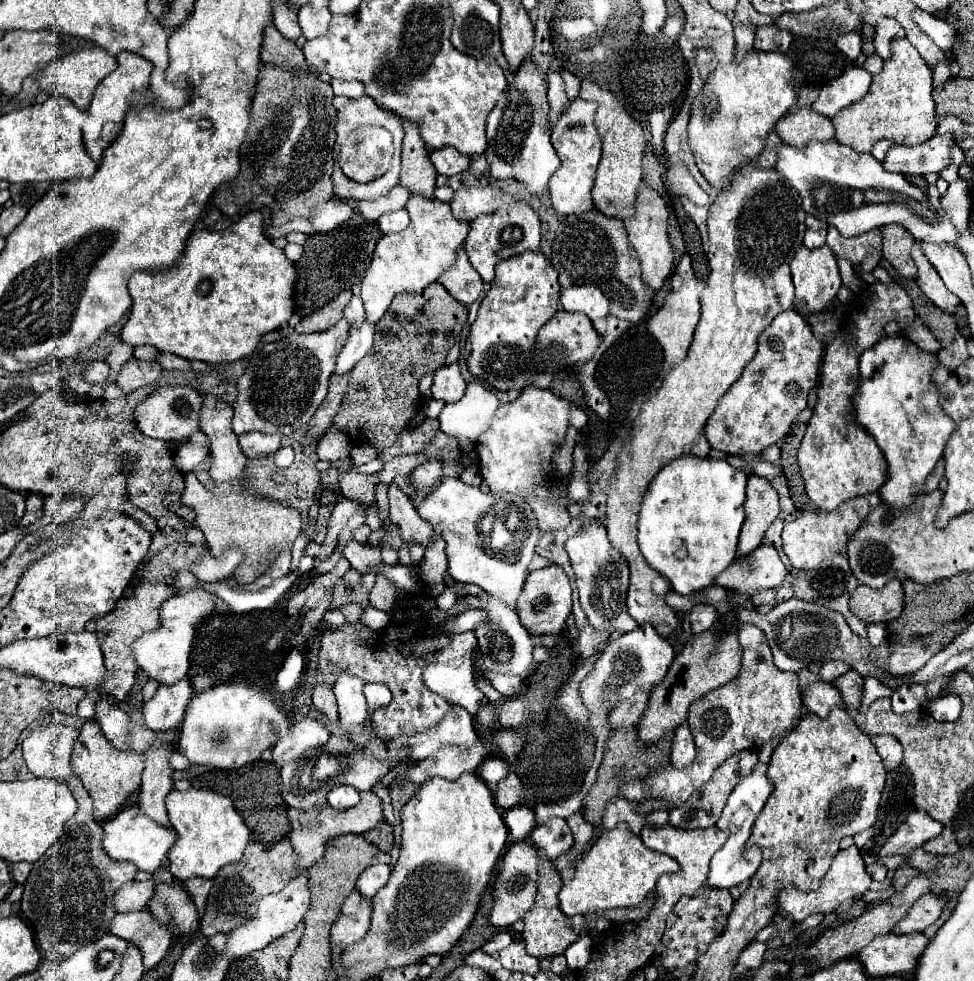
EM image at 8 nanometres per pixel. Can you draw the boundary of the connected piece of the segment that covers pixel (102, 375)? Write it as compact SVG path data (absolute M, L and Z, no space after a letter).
M91 362L87 368L85 368L85 374L83 378L91 384L101 384L107 380L107 374L109 374L109 364L107 362Z

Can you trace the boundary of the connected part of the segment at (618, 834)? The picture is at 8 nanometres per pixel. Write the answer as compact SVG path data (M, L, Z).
M619 822L615 828L605 830L593 848L585 854L581 864L575 870L575 876L559 892L561 910L567 916L591 914L607 908L633 908L655 888L657 878L663 872L677 872L679 864L667 856L647 848L637 834L629 830L625 822Z

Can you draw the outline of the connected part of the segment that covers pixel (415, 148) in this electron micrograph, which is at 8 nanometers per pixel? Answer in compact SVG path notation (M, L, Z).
M399 116L399 122L403 124L403 130L405 130L401 186L407 186L411 194L433 196L437 170L429 160L429 150L425 142L421 140L419 128L411 120L401 118L401 116Z

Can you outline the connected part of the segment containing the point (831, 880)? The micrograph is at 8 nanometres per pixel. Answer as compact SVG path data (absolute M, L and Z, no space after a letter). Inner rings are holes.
M851 846L847 850L839 850L837 856L833 858L833 864L829 868L829 872L825 874L821 886L813 892L801 892L801 890L795 890L795 888L787 888L779 894L777 898L777 904L779 904L779 912L793 920L793 922L801 922L805 920L807 916L811 914L827 914L827 912L835 912L837 906L843 902L843 900L849 900L849 898L855 898L863 892L867 892L871 886L871 876L867 874L865 870L865 864L863 864L863 858L859 854L859 848L857 846Z

